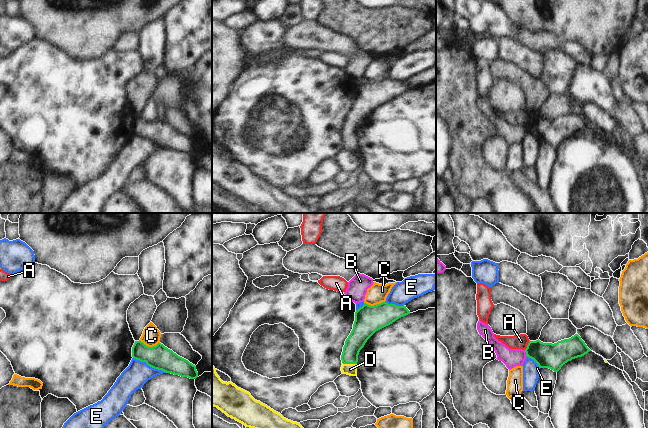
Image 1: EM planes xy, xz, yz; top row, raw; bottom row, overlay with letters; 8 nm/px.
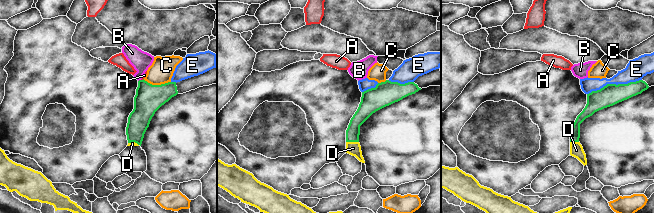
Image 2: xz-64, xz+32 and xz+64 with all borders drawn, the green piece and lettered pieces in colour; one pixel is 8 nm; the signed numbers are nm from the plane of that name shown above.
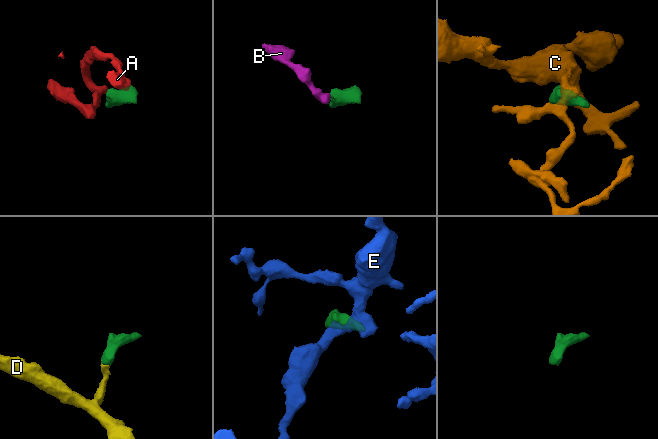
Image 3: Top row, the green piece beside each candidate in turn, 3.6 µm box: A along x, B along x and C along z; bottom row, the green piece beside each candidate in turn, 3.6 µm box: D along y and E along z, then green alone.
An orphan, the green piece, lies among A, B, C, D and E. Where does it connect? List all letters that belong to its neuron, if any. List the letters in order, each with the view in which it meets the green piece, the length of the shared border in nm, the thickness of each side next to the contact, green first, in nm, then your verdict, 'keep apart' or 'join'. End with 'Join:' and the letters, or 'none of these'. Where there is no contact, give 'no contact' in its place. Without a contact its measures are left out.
A: yz | 90 nm | 200/120 nm | keep apart
B: yz | 60 nm | 200/150 nm | keep apart
C: xz | 170 nm | 220/160 nm | keep apart
D: xz | 120 nm | 150/100 nm | join
E: xy | 300 nm | 190/200 nm | keep apart
Join: D

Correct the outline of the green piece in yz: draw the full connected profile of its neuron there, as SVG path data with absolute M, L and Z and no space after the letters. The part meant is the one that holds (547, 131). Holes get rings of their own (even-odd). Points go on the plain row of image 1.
M578 110L557 119L543 119L539 115L529 117L525 125L527 133L533 135L539 144L549 144L558 148L572 135L582 133L591 127Z

